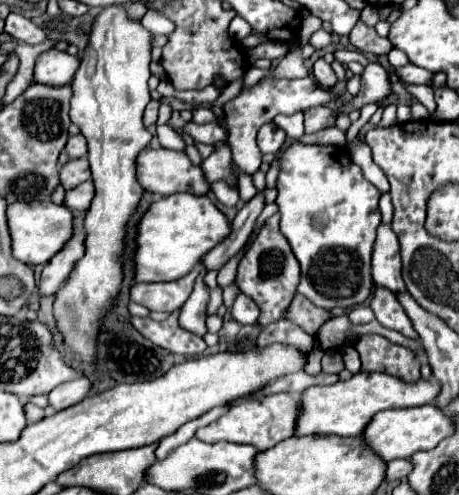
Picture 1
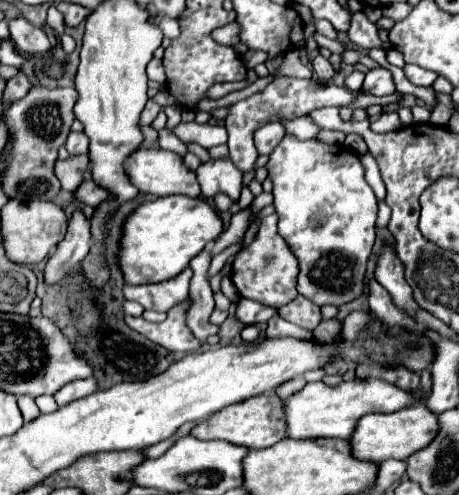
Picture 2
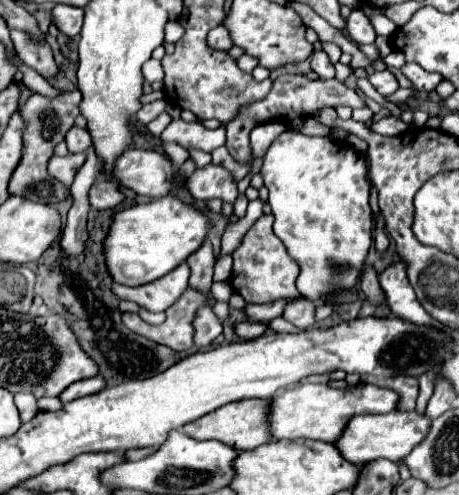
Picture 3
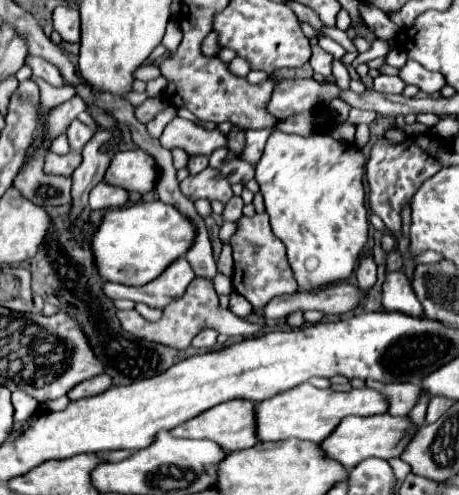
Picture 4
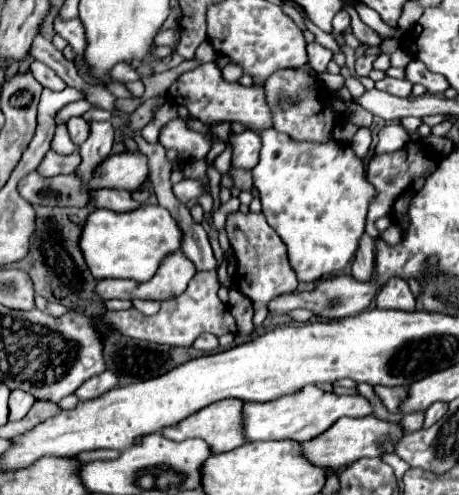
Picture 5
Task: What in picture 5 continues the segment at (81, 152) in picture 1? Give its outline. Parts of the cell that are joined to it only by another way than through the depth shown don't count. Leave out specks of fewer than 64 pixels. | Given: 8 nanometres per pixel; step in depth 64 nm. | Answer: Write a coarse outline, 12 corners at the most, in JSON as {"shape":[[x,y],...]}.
{"shape":[[84,118],[68,120],[72,142],[80,146],[90,136]]}

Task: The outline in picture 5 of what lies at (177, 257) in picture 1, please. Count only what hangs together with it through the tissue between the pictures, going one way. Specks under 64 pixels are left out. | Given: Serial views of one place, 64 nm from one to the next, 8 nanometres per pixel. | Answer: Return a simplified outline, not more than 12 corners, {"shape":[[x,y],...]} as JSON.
{"shape":[[160,204],[94,210],[80,236],[98,278],[148,282],[180,250]]}

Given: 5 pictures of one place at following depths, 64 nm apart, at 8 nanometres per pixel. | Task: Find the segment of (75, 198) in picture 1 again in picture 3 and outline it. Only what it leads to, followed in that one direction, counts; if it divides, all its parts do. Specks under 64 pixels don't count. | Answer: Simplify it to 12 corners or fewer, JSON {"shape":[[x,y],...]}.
{"shape":[[100,176],[88,192],[94,210],[122,202],[118,186]]}

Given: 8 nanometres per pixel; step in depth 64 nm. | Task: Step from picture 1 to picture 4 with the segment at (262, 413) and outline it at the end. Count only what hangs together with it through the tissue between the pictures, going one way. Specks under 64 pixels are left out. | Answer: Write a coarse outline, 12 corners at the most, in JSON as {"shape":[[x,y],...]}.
{"shape":[[230,400],[172,430],[226,452],[252,448],[256,402]]}

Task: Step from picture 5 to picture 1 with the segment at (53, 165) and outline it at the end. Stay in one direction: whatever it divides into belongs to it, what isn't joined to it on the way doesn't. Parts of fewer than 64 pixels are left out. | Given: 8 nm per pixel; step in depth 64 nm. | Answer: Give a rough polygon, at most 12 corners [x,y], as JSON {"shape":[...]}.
{"shape":[[86,158],[70,160],[60,170],[64,188],[90,180]]}

